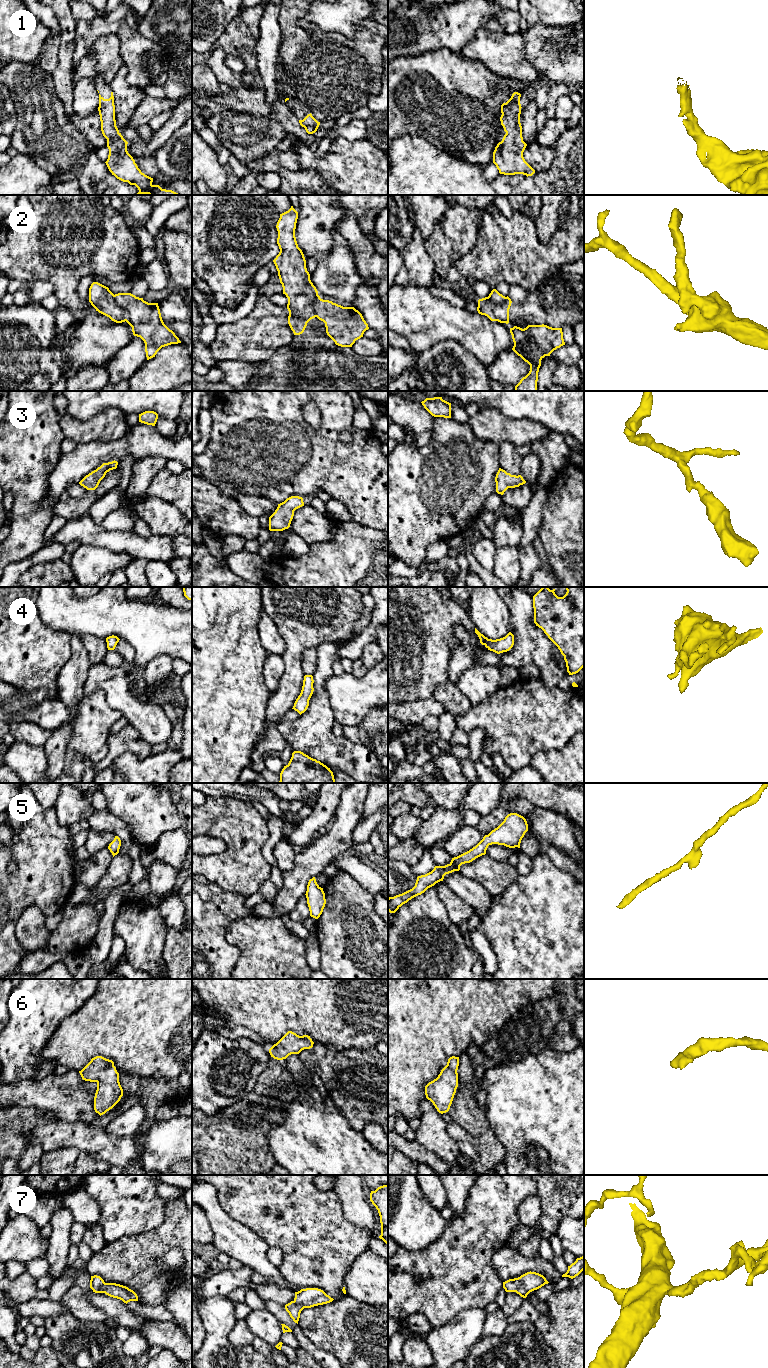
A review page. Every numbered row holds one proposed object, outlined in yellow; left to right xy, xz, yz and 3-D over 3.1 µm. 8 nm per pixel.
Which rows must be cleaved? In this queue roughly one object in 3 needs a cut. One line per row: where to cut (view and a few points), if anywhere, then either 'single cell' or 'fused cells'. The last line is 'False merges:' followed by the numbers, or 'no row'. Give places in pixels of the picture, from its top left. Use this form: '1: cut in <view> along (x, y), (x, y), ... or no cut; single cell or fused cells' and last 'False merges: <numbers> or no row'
1: no cut; single cell
2: cut in xy along (113, 295), (116, 302), (125, 311), (126, 320); fused cells
3: no cut; single cell
4: no cut; single cell
5: no cut; single cell
6: no cut; single cell
7: no cut; single cell
False merges: 2

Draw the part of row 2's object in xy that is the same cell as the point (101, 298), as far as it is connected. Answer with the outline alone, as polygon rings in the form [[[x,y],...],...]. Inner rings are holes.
[[[93,282],[89,288],[89,302],[96,311],[116,323],[122,323],[127,320],[126,311],[117,304],[114,294],[108,287],[98,282]]]

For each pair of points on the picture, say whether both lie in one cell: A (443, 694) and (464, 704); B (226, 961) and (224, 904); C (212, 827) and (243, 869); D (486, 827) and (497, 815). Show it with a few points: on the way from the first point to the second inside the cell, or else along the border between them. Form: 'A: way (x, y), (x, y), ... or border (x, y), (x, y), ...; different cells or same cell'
A: way (448, 694), (453, 699), (459, 700); same cell
B: way (218, 947), (218, 918); same cell
C: way (224, 833), (242, 851), (242, 857); same cell
D: way (488, 824), (494, 818); same cell

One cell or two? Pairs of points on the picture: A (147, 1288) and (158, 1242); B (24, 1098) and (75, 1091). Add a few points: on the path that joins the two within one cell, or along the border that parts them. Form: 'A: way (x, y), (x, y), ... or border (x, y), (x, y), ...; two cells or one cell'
A: way (147, 1277), (147, 1253); one cell
B: way (37, 1094), (62, 1094); one cell

